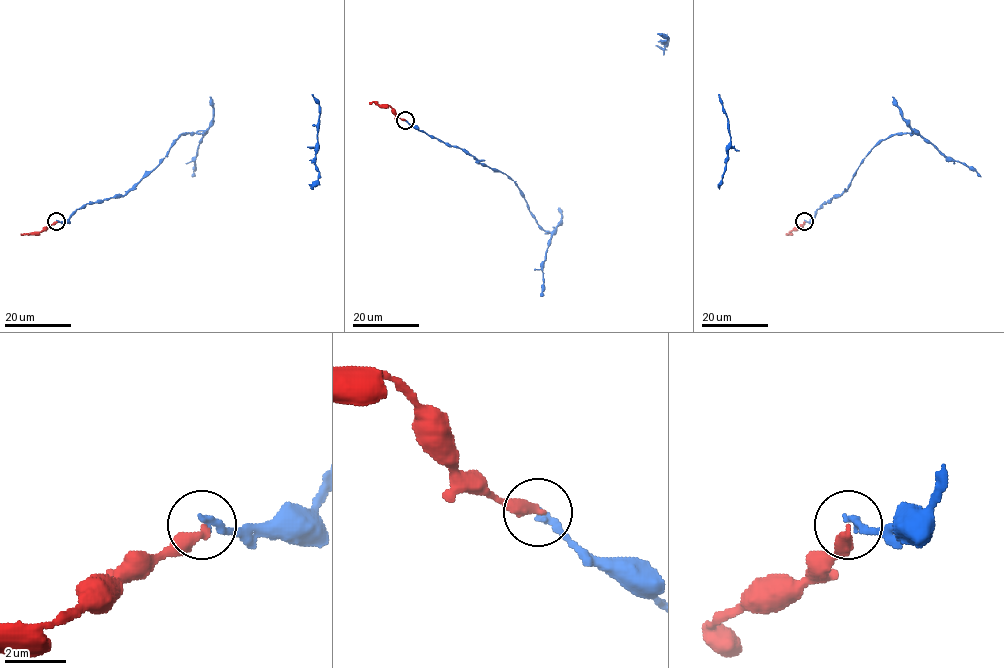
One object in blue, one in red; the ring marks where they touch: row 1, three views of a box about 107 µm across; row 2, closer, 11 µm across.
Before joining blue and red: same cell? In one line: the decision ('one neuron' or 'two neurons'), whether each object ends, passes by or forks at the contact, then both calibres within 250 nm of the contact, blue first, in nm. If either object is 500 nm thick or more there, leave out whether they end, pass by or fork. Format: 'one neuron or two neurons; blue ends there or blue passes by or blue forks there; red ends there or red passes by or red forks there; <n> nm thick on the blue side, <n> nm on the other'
one neuron; blue ends there; red ends there; 260 nm thick on the blue side, 360 nm on the other

